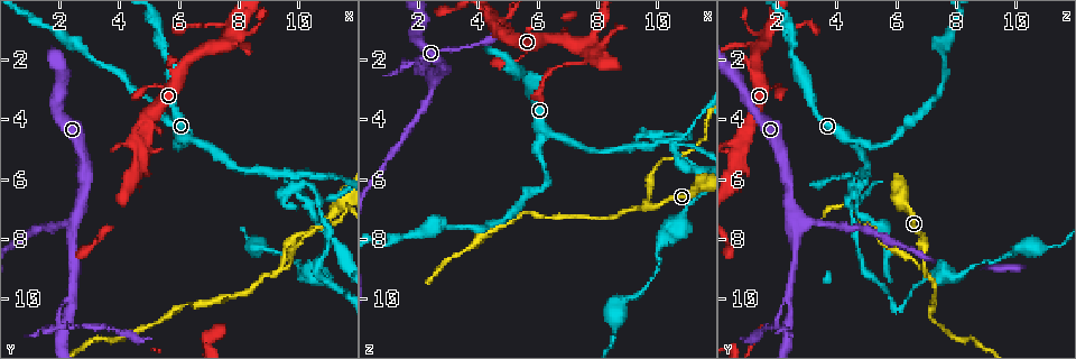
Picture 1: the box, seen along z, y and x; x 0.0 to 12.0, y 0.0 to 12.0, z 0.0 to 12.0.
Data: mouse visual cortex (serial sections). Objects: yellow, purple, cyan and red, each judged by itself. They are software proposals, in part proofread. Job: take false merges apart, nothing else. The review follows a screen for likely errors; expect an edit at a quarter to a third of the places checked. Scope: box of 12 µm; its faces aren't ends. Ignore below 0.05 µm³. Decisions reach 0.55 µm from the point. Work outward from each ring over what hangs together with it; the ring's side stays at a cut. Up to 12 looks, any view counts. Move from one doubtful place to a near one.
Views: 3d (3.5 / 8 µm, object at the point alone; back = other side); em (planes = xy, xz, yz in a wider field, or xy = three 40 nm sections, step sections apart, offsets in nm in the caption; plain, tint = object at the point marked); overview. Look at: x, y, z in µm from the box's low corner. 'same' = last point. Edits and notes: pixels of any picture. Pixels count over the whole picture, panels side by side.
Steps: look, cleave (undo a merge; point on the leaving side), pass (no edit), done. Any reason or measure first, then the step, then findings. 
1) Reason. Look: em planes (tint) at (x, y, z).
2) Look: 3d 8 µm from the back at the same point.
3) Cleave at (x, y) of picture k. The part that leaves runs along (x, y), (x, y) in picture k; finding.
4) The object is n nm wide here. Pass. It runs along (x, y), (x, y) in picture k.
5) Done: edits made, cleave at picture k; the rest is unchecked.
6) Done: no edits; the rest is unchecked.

Abrupt turn. Look: 3d 8 µm at (9.5, 8.9, 7.0).

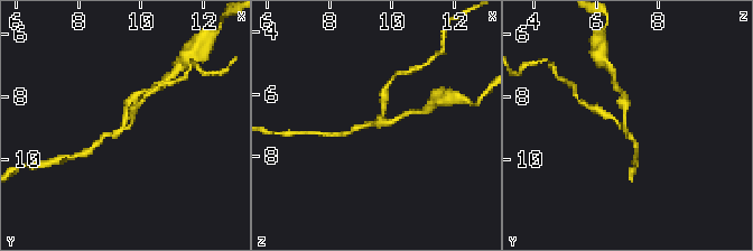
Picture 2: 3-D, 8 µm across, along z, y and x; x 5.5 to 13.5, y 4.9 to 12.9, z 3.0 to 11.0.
Zoom in. Look: 3d 3.5 µm at (9.5, 8.9, 7.0).

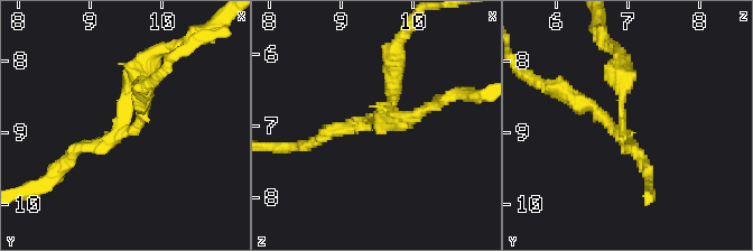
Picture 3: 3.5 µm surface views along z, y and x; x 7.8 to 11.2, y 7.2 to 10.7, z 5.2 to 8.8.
The arms are 200, 250, 300 nm wide. Cleave at (585, 108) of picture 3. The part that leaves runs along (617, 129), (592, 104), (531, 77) in picture 3; two cells meet here.

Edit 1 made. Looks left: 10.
Redraw. Look: overview.

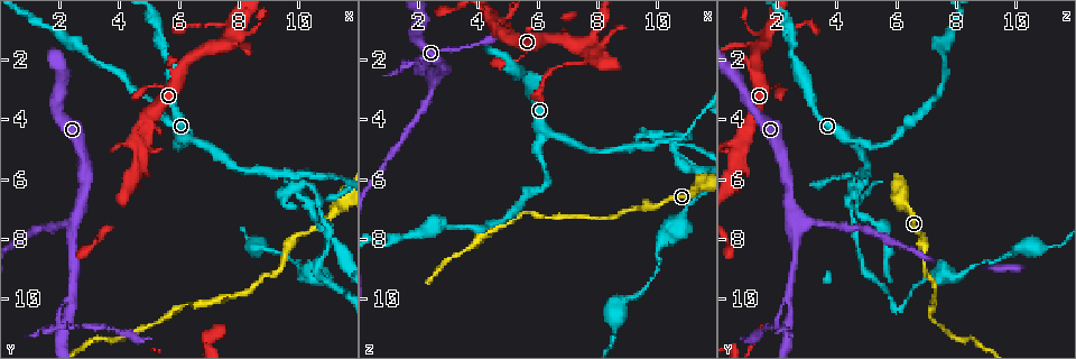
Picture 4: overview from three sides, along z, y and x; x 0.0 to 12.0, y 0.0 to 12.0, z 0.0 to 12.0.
Four-way junction. Look: 3d 3.5 µm at (9.9, 6.0, 4.9).

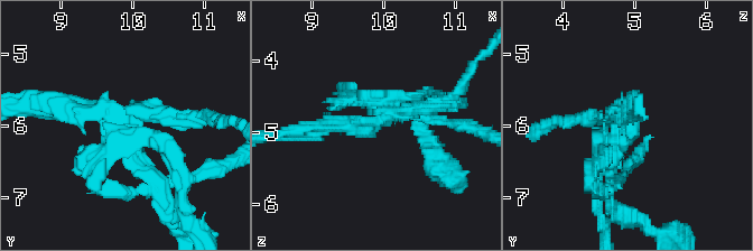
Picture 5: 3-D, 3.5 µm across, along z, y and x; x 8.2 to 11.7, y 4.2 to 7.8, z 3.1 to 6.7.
Look: em xy step 1 (tint) at (9.85, 6.00, 4.90).

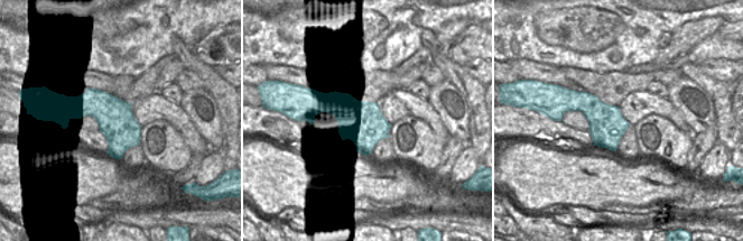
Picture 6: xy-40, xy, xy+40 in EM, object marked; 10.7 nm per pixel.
Cleave at (86, 163) of picture 5. The part that leaves runs along (132, 137), (170, 155), (184, 216) in picture 5; two cells meet here.

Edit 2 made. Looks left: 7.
Small branch off a trunk. Look: 3d 3.5 µm at (4.6, 4.9, 0.8).

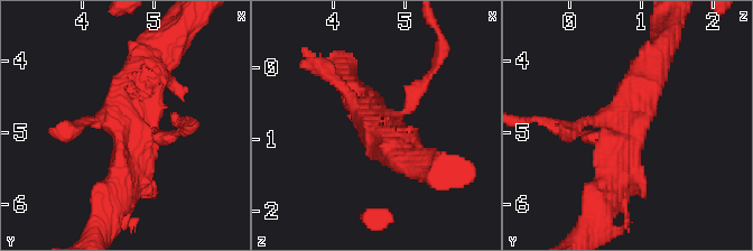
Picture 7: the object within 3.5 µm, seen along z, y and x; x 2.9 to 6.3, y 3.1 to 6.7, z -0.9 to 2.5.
Look: em xy step 5 (tint) at (4.65, 4.80, 0.80).

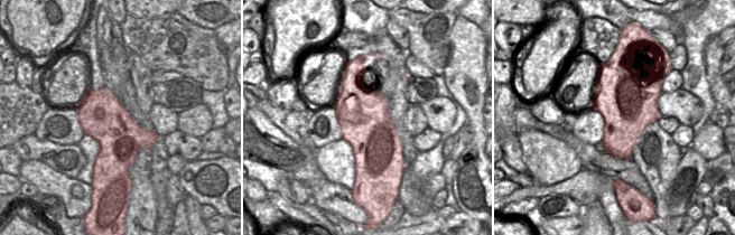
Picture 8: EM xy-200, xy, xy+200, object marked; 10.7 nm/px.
Pass. It runs along (660, 57), (609, 185) in picture 7; one cell here.

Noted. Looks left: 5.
Look: overview.

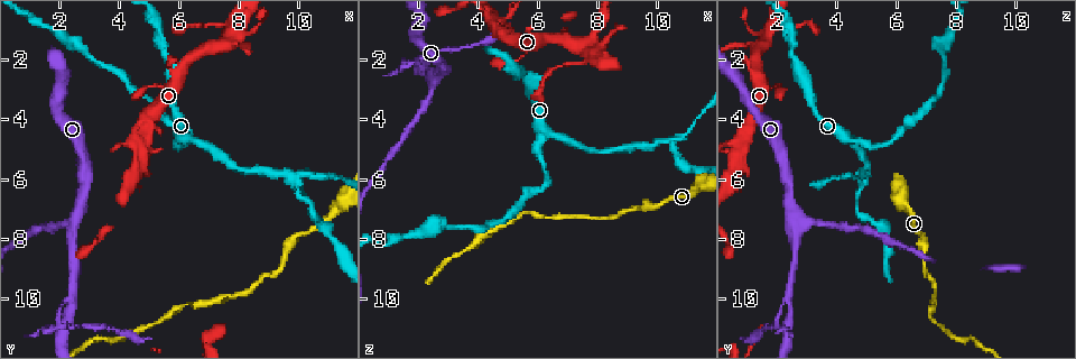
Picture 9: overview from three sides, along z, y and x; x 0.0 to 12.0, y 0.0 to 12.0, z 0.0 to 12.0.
Arms part here. Look: 3d 3.5 µm at (2.6, 7.4, 2.7).

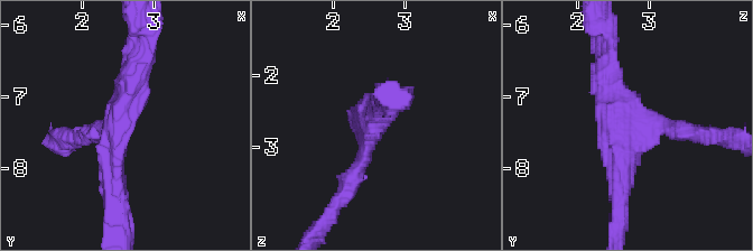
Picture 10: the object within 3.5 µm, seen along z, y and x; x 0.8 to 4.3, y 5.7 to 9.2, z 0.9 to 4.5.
3 arms meet here; the arms are 250, 350, 350 nm wide. Look: em xy step 2 (tint) at (2.50, 7.35, 2.60).

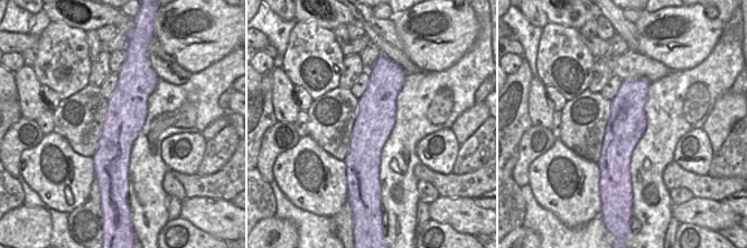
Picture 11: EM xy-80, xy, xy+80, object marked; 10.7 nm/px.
Pass. It runs along (140, 54), (112, 137), (115, 198) in picture 10; one cell here.

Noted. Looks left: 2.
Arms part here. Look: 3d 3.5 µm from the back at (2.4, 9.8, 2.4).

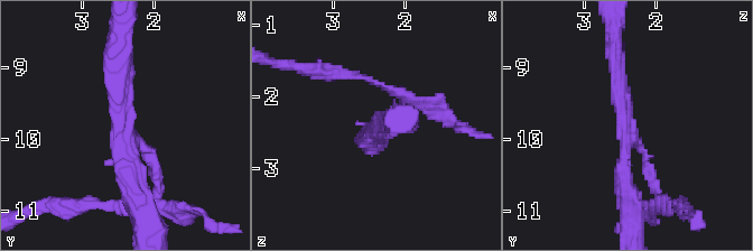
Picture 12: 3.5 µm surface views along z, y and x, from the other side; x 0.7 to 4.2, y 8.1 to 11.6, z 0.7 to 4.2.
The arms are 150, 250, 300 nm wide. Pass. It runs along (120, 61), (123, 170), (140, 202) in picture 12; one cell here.

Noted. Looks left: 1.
Done: edits made, cleave at picture 3, cleave at picture 5; the rest is unchecked.

